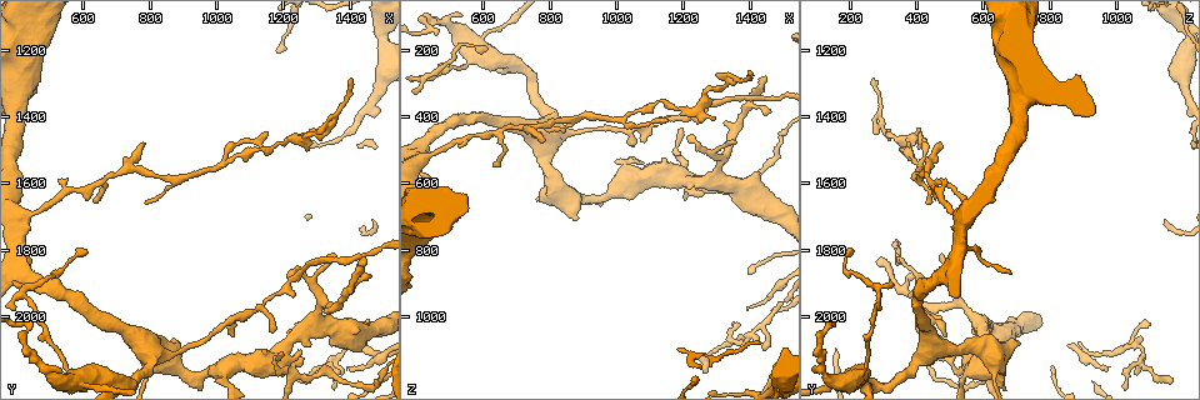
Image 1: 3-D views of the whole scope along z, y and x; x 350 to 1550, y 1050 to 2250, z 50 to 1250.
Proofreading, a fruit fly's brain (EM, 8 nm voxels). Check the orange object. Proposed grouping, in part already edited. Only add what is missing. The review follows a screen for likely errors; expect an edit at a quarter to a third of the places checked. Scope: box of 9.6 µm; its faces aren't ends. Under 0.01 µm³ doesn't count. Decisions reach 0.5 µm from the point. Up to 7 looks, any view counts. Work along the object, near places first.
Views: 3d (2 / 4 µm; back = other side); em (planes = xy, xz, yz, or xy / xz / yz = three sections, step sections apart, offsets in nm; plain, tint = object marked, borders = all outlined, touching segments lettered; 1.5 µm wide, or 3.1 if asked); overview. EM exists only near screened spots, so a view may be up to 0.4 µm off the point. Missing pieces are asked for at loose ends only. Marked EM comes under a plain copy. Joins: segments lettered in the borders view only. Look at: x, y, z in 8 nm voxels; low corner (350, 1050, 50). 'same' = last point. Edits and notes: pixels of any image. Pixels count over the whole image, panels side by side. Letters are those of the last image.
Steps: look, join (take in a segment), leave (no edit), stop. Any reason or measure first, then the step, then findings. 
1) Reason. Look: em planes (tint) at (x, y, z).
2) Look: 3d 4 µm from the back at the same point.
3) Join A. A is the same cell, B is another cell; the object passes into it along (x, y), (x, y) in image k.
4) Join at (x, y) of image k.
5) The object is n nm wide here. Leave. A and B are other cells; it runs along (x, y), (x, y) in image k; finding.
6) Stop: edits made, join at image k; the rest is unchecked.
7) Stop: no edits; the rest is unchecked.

An open end. Look: em planes (borders) at (780, 1480, 470).

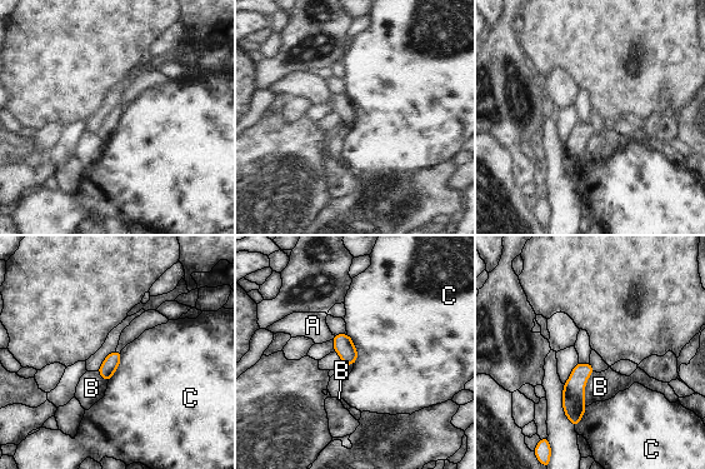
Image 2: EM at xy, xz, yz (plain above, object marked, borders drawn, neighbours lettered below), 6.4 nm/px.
Leave. A, B and C are other cells; none of them fits.

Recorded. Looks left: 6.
Tapers out. Look: 3d 4 µm at (1400, 1280, 280).

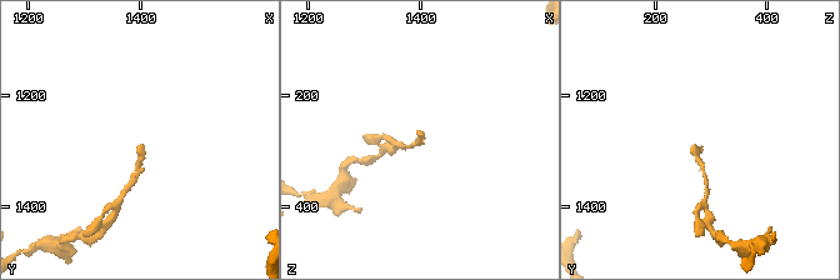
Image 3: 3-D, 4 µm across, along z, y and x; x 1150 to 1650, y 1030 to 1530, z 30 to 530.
Look: em planes (borders) at (1405, 1290, 270).

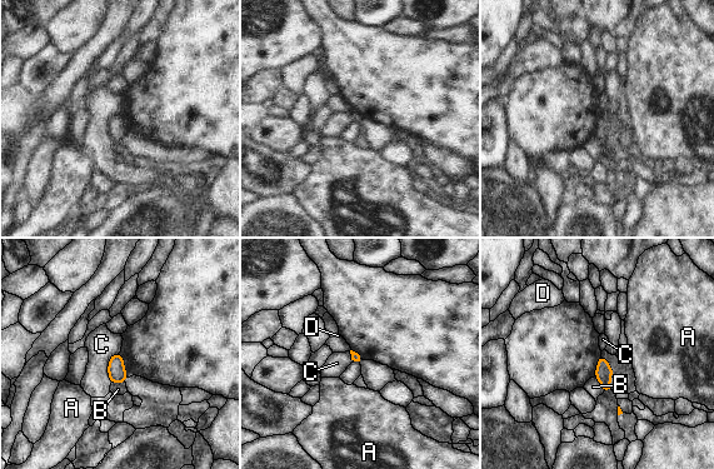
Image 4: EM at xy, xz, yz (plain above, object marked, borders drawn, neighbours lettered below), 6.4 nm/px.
The longest contact is with C, 200 nm. Leave. A, B, C and D are other cells; a border runs along (118, 352), (109, 359), (110, 382) in image 4; no lettered segment goes on from it.

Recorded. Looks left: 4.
Tapers out. Look: 3d 4 µm at (1270, 2190, 1170).

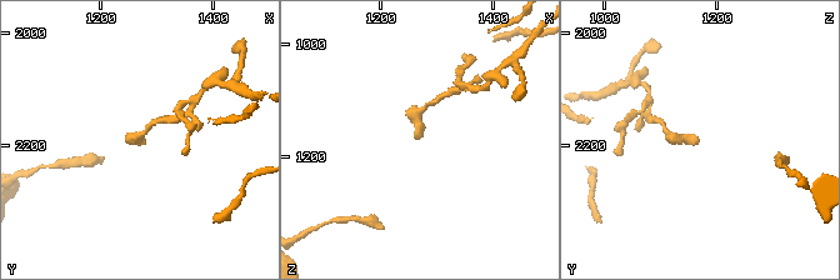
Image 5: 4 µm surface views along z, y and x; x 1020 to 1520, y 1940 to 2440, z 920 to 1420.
Now the EM. Look: em yz step 4 (tint) at (1270, 2190, 1165).

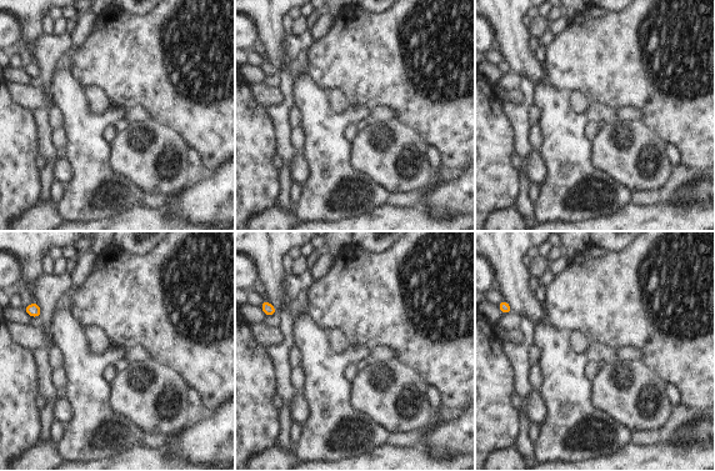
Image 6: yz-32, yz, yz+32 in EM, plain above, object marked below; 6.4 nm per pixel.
Look: em planes (borders) at the same point.

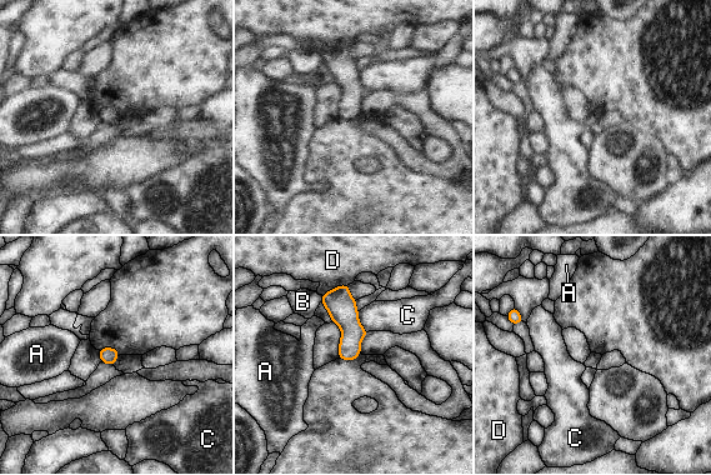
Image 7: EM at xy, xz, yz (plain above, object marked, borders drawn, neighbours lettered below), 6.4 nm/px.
The longest contact is with D, 180 nm. Leave. A, B, C and D are other cells; a border runs along (357, 311), (357, 319), (367, 331) in image 7; no lettered segment goes on from it.

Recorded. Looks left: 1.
Stop: no edits; the rest is unchecked.

